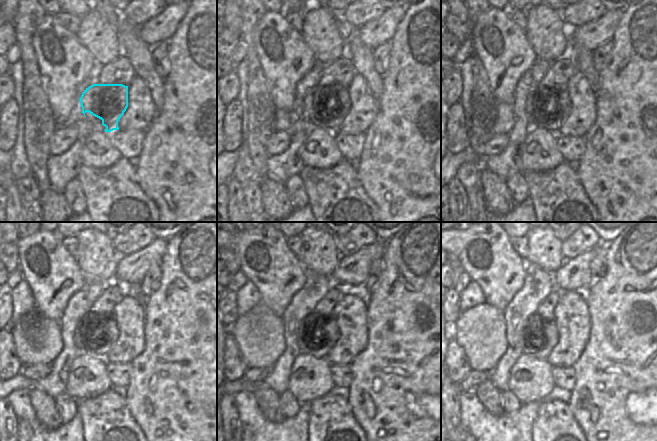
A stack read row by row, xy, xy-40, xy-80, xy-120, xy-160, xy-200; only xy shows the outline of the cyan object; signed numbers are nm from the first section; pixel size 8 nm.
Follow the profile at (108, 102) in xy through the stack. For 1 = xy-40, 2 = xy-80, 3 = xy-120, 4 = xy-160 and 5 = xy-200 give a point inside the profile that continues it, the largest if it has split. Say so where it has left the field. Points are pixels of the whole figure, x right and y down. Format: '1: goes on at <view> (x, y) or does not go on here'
1: goes on at xy-40 (333, 108)
2: goes on at xy-80 (556, 108)
3: goes on at xy-120 (104, 334)
4: goes on at xy-160 (319, 337)
5: goes on at xy-200 (539, 337)

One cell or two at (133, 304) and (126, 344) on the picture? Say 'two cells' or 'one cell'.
one cell

